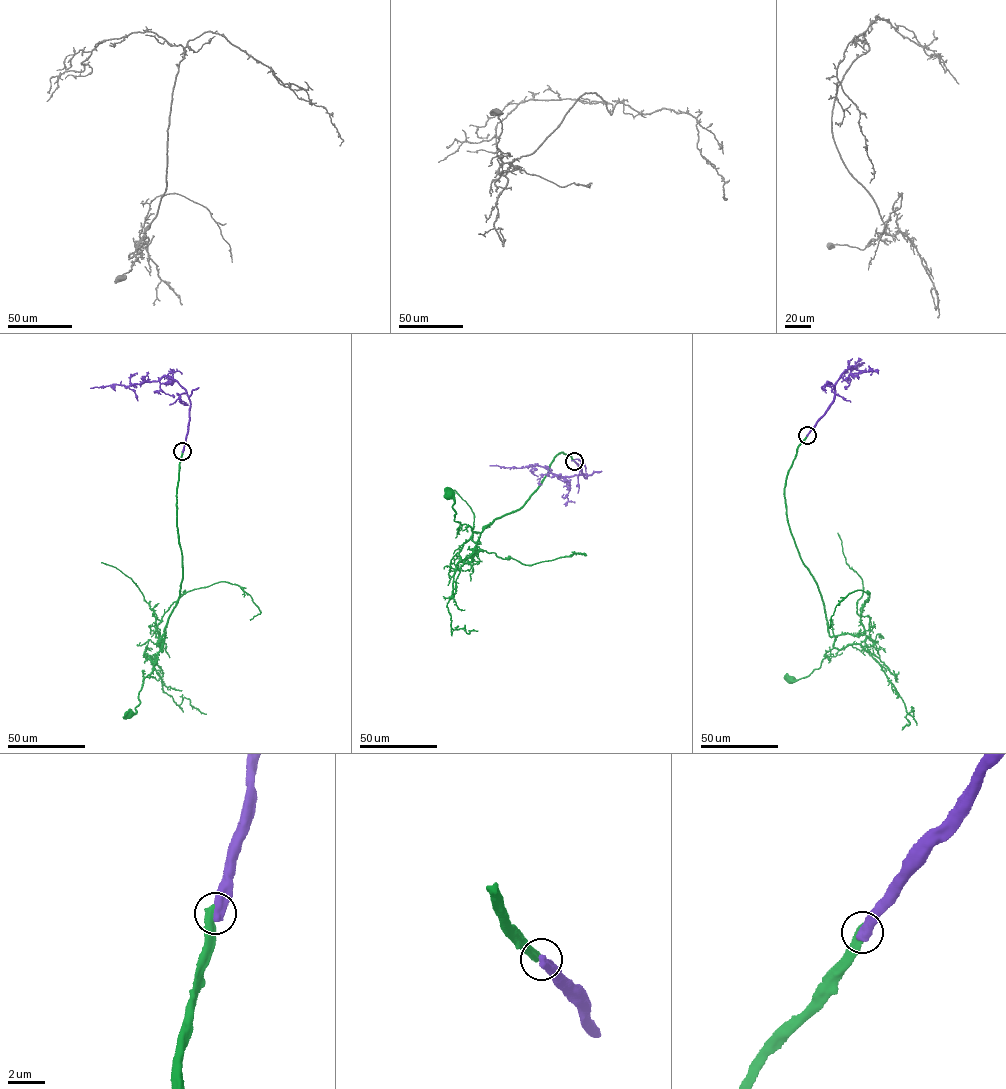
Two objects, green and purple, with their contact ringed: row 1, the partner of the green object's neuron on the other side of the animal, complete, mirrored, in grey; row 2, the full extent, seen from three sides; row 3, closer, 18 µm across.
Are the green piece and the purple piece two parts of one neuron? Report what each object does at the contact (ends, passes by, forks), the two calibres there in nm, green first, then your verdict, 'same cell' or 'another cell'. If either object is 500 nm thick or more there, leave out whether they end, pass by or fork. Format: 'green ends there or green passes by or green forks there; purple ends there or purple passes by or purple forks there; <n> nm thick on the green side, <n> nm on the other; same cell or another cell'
500 nm thick on the green side, 600 nm on the other; another cell

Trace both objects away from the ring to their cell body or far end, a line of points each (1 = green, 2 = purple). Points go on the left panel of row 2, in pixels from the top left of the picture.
1: (182, 451), (176, 494), (180, 594), (162, 650), (143, 679), (136, 712), (129, 714)
2: (182, 451), (190, 402), (187, 392), (174, 380), (163, 376), (158, 380), (127, 386), (112, 384), (90, 388)

